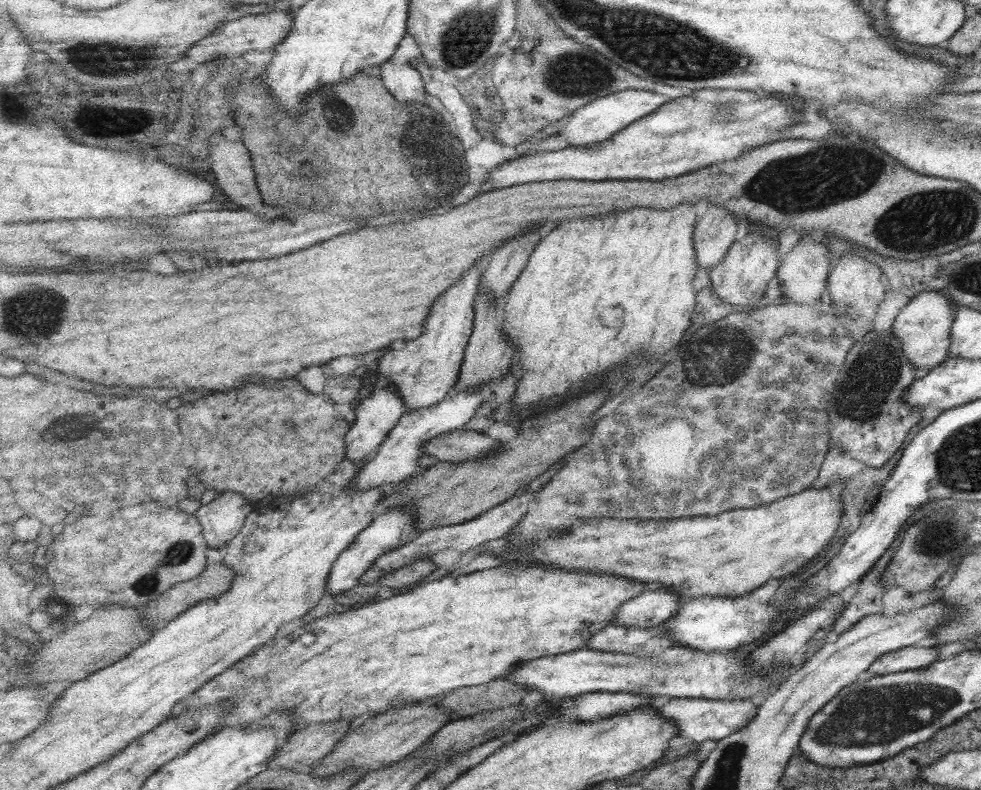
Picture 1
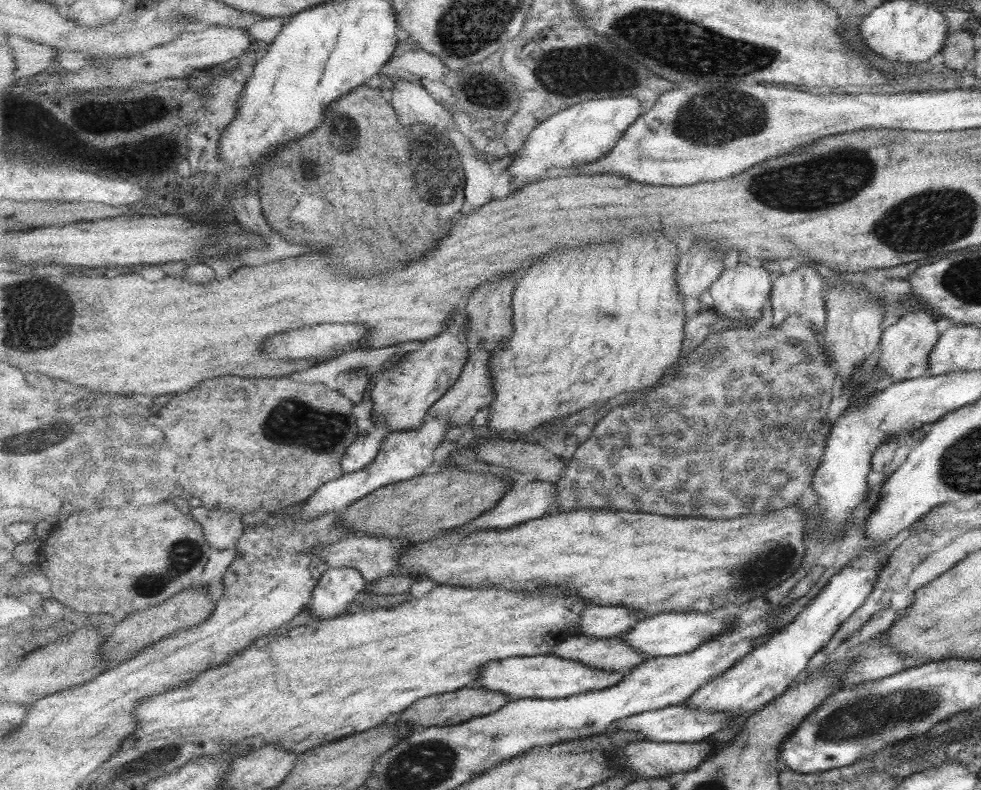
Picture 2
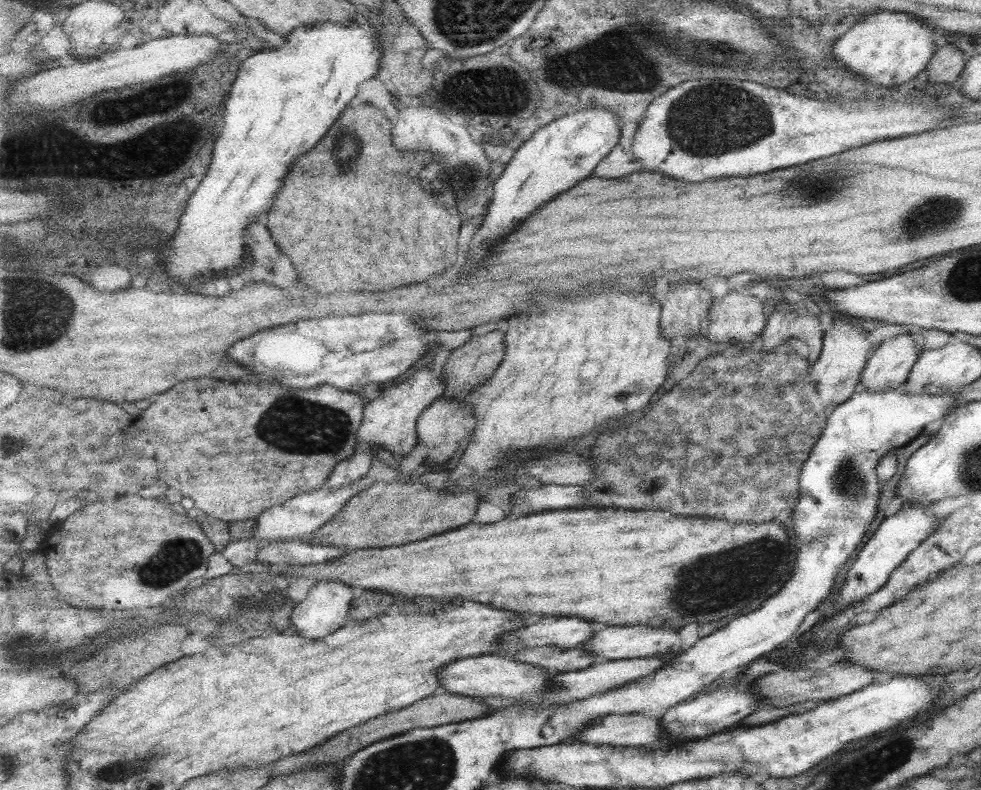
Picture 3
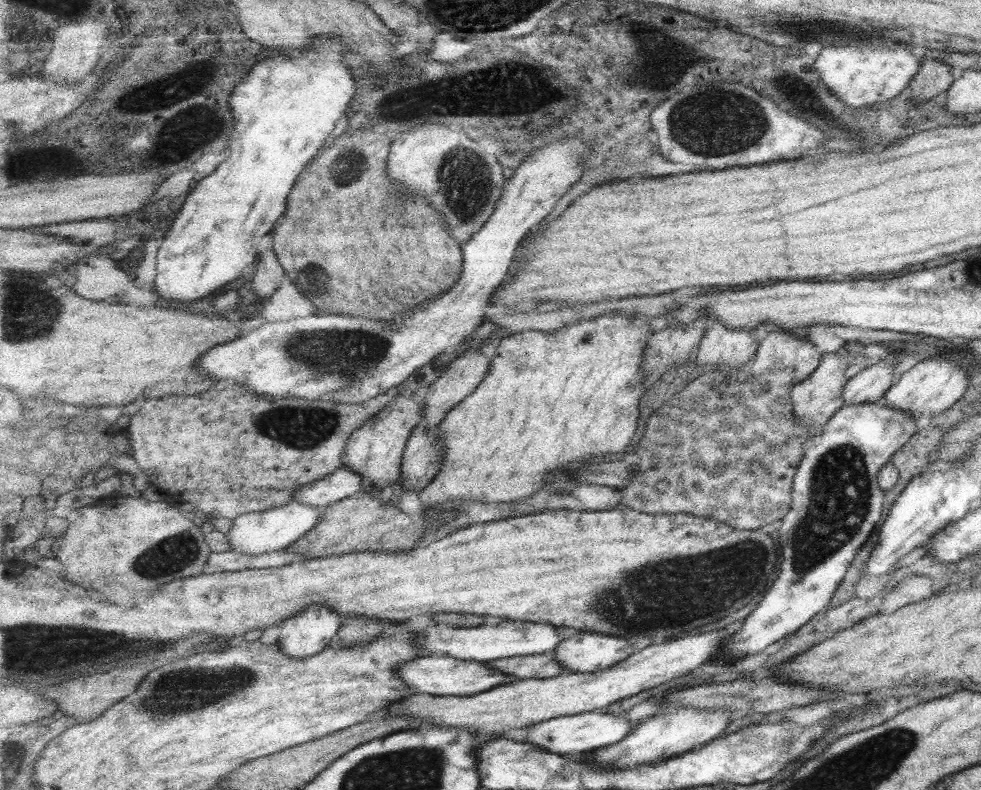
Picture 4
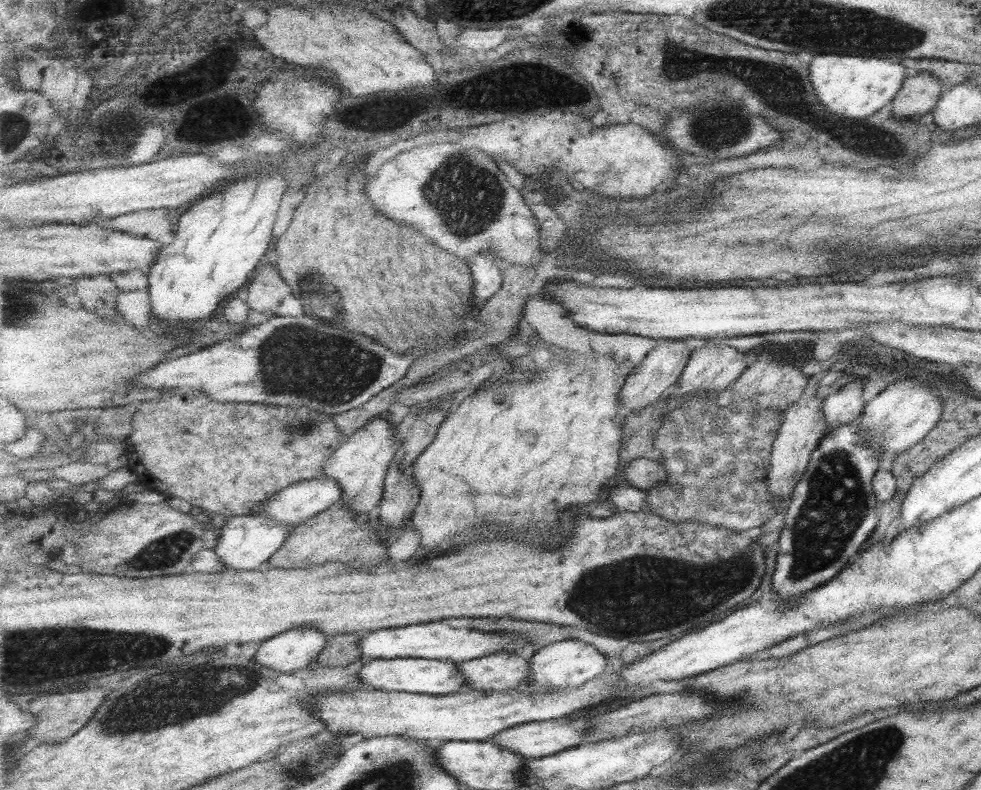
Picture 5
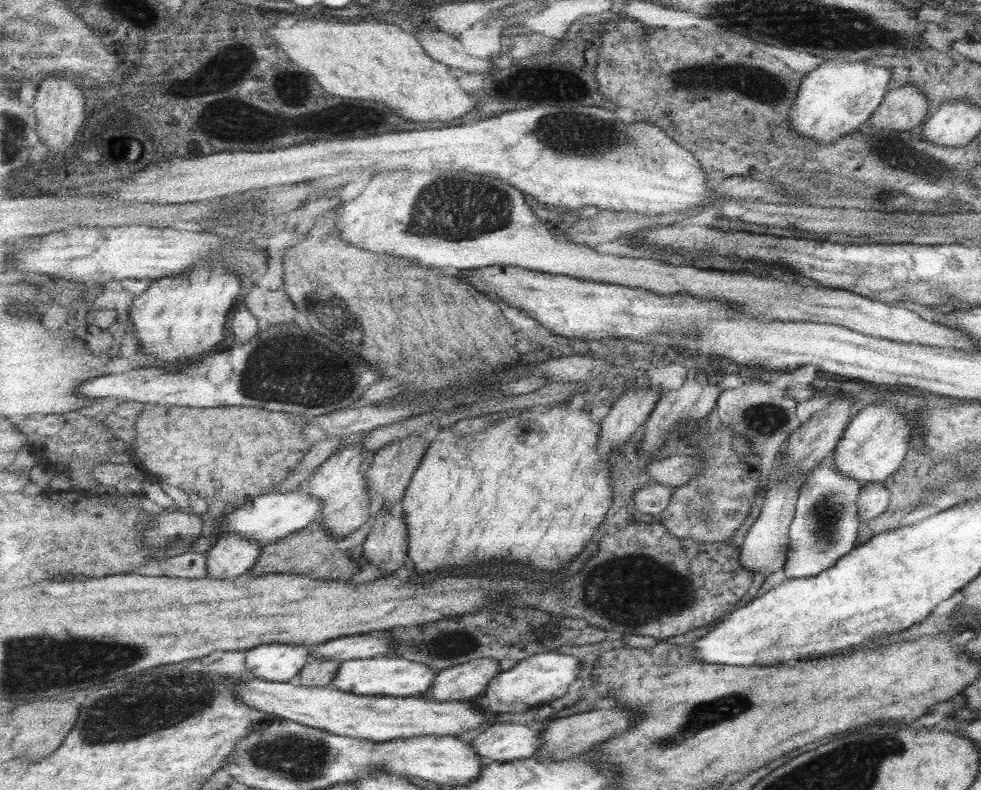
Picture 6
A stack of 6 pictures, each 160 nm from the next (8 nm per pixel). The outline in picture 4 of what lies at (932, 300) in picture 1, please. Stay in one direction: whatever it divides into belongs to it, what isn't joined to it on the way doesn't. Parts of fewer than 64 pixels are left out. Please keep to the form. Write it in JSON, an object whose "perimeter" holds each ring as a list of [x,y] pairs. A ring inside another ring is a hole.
{"perimeter":[[[893,356],[875,360],[877,364],[867,364],[869,368],[864,367],[846,380],[840,396],[843,406],[882,400],[883,393],[893,384]]]}

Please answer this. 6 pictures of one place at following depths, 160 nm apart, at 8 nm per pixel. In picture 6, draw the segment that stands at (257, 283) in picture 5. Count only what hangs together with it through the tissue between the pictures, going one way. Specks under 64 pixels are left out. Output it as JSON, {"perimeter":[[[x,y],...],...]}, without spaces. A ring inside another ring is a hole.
{"perimeter":[[[250,284],[250,289],[244,304],[259,320],[263,318],[270,325],[282,322],[295,323],[298,309],[283,288],[269,290]]]}

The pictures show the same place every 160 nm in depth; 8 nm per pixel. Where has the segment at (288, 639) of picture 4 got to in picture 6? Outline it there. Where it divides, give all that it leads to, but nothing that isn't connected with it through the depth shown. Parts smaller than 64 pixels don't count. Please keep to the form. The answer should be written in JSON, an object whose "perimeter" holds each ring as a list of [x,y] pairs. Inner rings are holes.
{"perimeter":[[[271,643],[243,650],[245,671],[257,679],[275,682],[297,680],[301,669],[312,659],[309,645]]]}

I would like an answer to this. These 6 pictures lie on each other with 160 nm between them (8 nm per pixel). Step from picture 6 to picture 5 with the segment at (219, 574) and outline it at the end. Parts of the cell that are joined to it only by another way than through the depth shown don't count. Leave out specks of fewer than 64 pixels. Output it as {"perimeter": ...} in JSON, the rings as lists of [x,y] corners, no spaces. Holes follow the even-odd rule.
{"perimeter":[[[237,514],[228,518],[227,524],[219,530],[220,541],[215,553],[219,555],[221,563],[231,570],[258,570],[282,549],[293,528],[290,524],[281,524],[270,516]]]}

